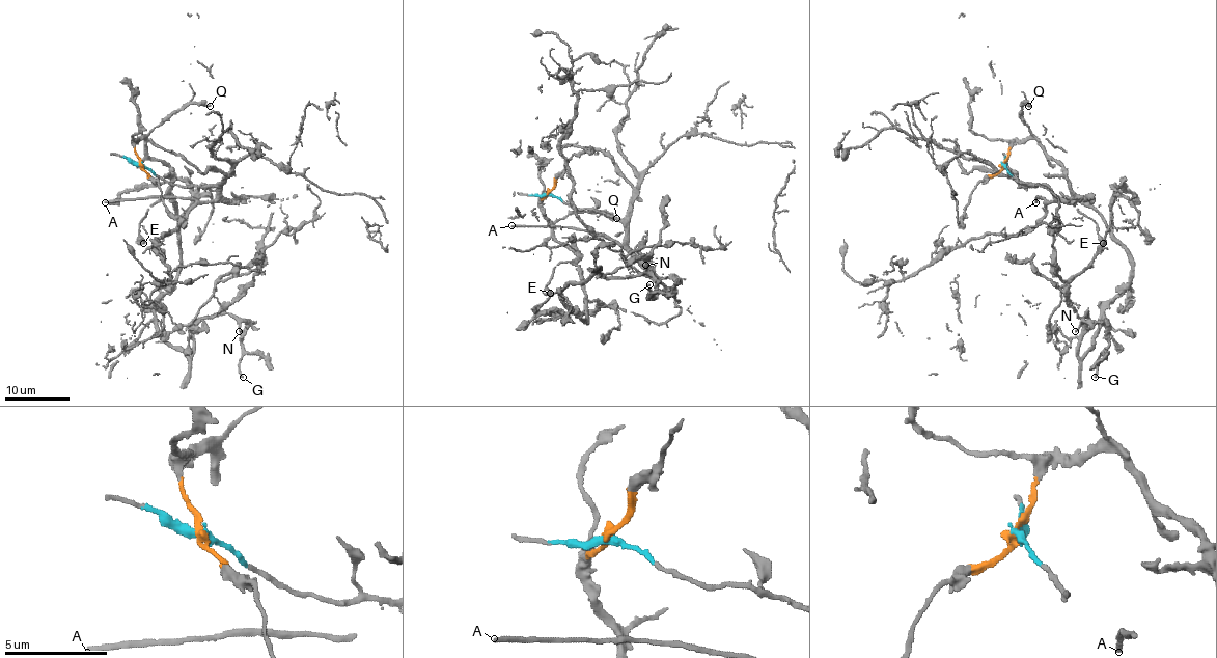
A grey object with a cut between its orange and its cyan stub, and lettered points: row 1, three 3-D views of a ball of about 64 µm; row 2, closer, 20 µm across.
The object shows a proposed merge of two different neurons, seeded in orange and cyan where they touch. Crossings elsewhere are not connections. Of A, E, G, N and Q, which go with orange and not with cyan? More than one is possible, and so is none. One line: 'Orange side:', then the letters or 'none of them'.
Orange side: E, G, N, Q

